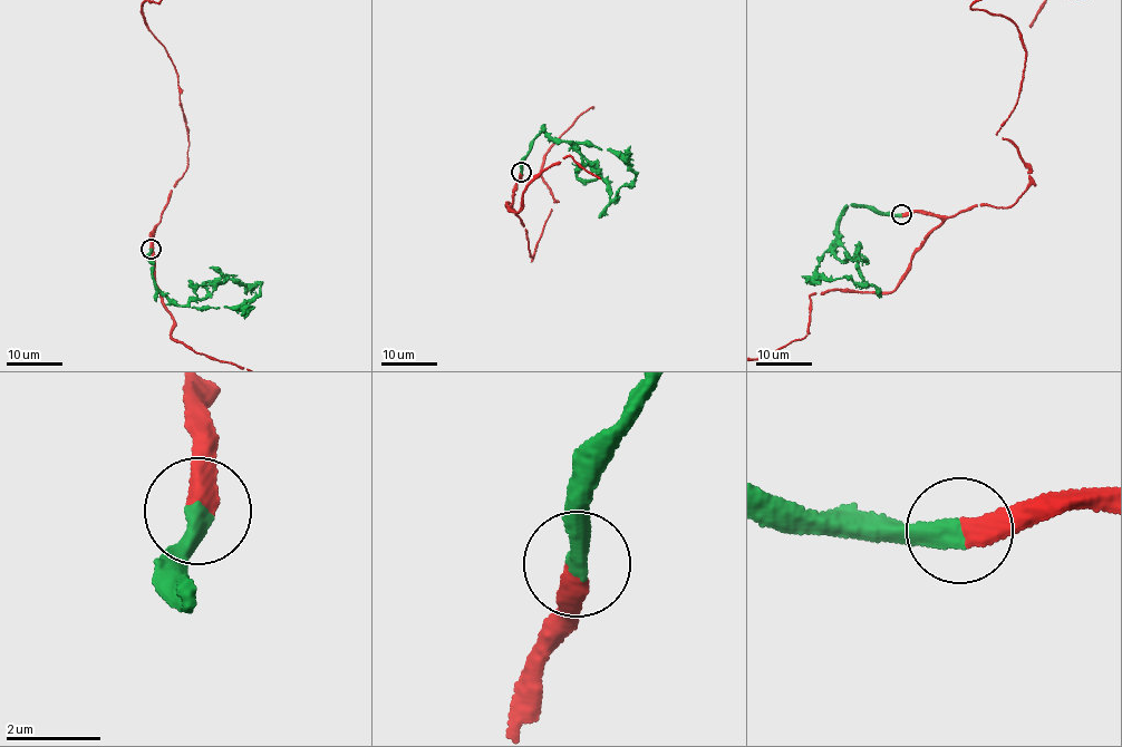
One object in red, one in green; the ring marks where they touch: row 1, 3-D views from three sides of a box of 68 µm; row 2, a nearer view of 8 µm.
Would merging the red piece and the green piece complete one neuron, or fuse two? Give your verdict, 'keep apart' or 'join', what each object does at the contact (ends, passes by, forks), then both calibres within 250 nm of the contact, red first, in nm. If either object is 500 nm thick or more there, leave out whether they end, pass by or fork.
join; red ends there; green ends there; 440 nm thick on the red side, 440 nm on the other

